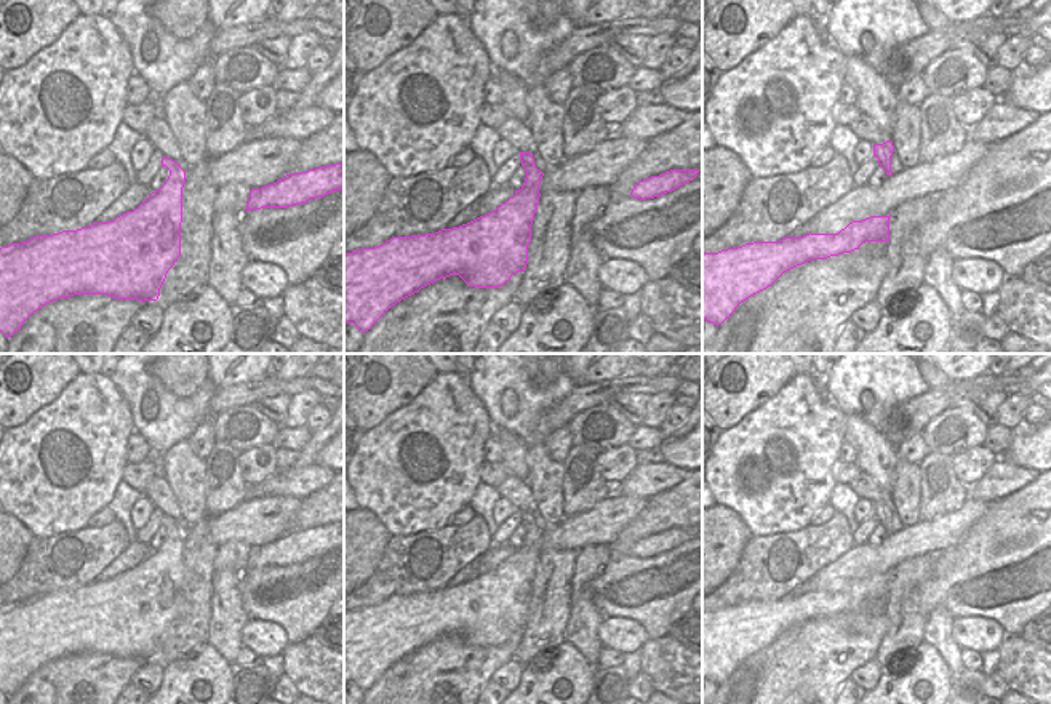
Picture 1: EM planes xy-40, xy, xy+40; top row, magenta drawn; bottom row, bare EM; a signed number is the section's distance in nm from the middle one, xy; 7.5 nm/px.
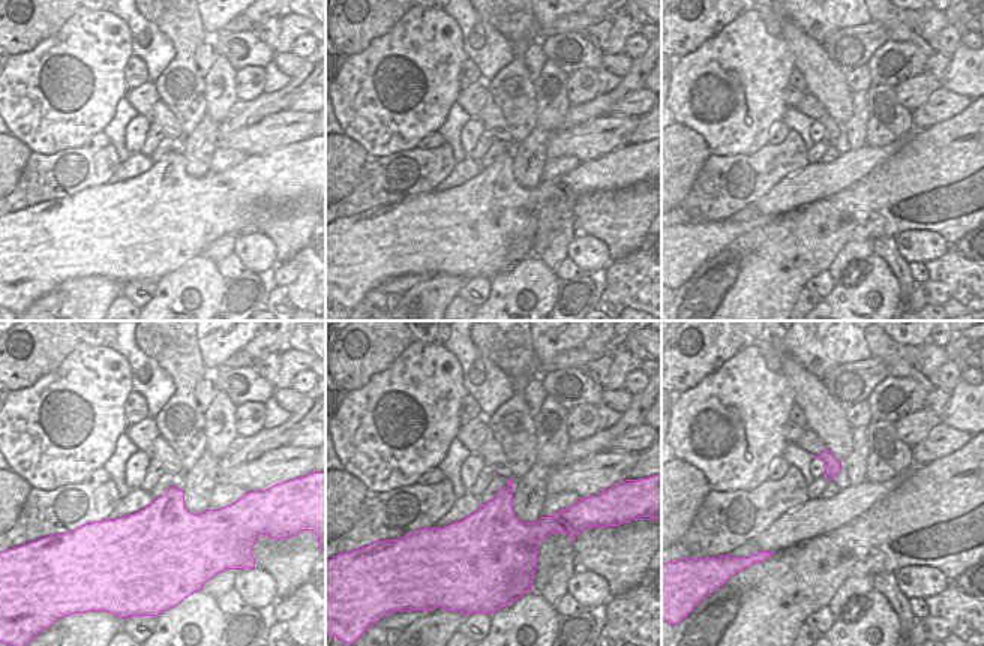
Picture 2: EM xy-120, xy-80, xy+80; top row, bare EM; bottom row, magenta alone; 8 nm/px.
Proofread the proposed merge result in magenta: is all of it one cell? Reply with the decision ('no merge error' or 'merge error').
no merge error

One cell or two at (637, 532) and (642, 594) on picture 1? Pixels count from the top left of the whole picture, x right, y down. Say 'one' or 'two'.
one

